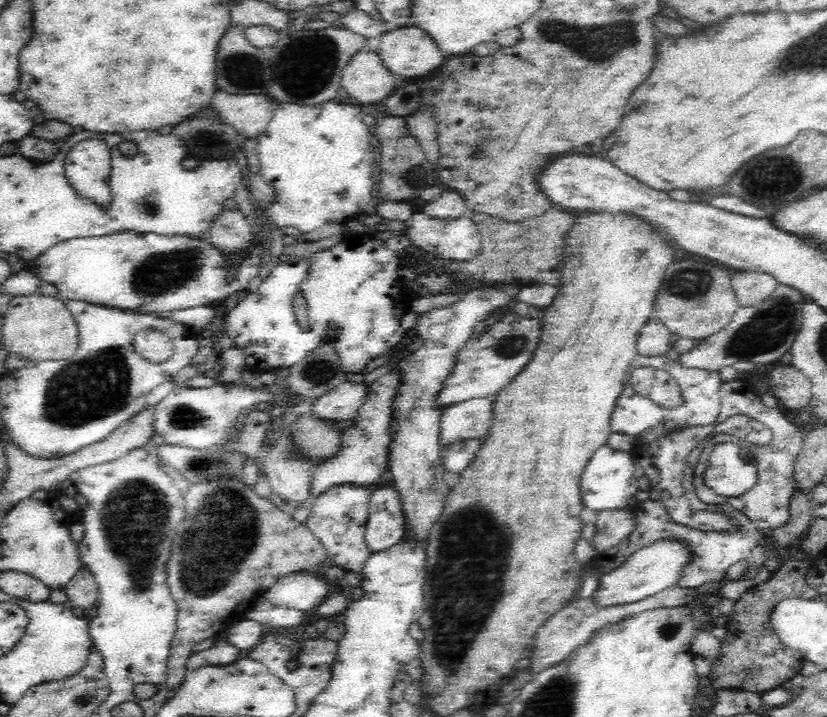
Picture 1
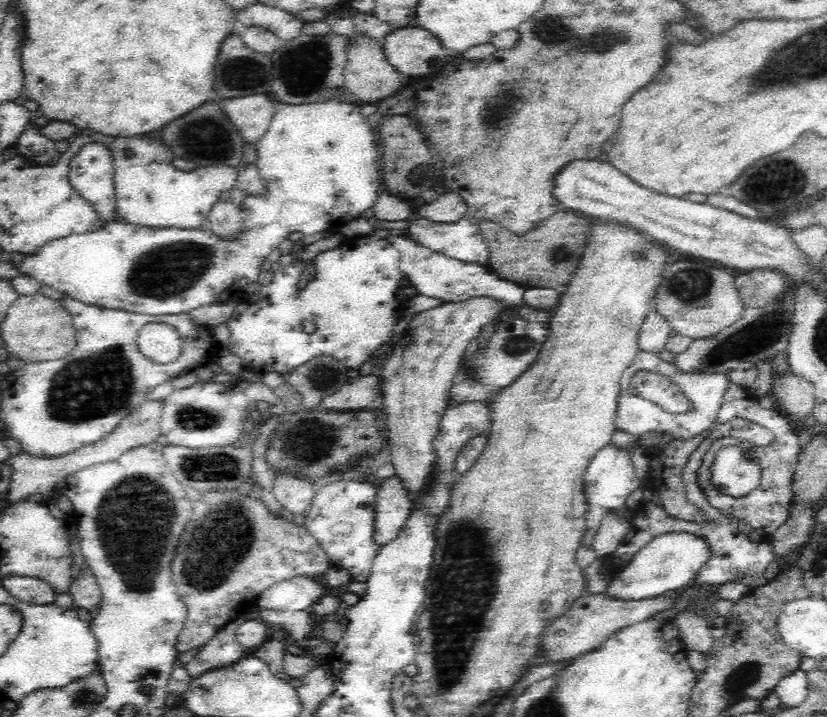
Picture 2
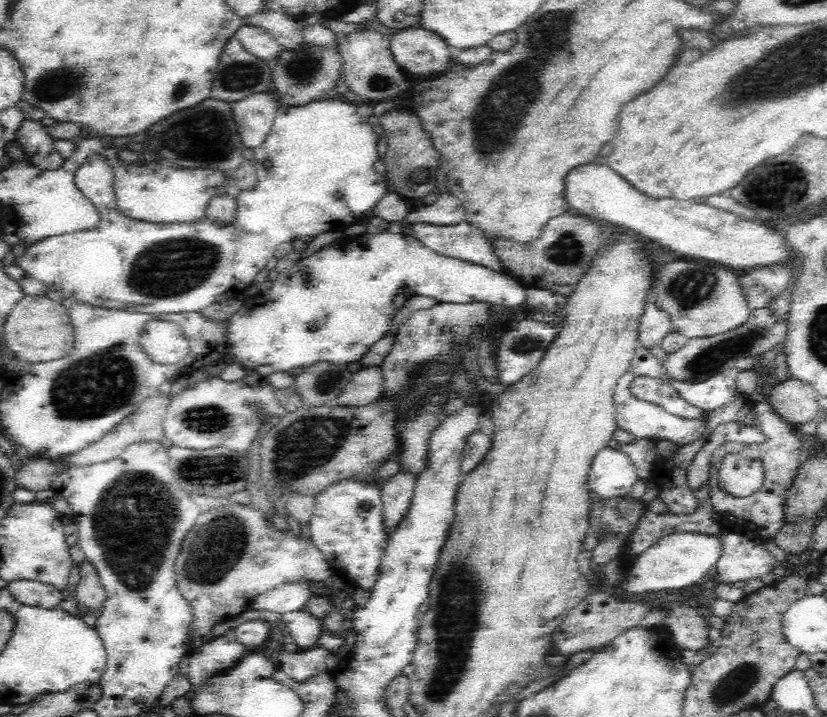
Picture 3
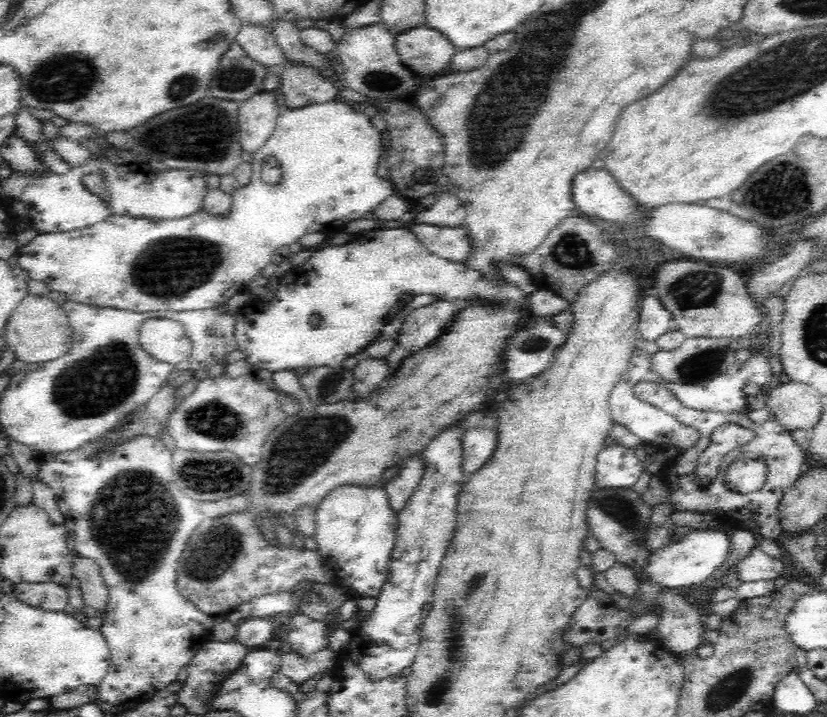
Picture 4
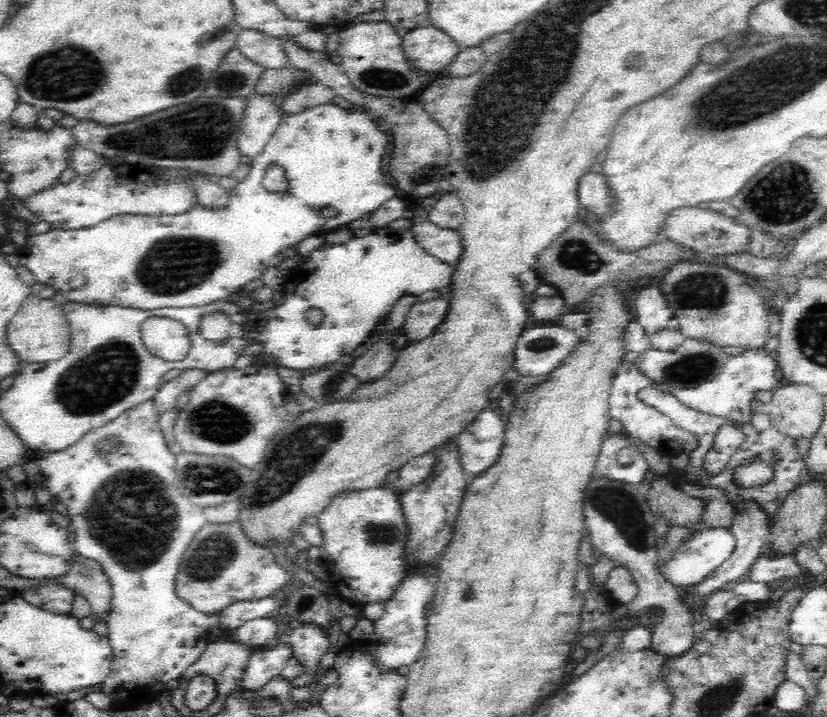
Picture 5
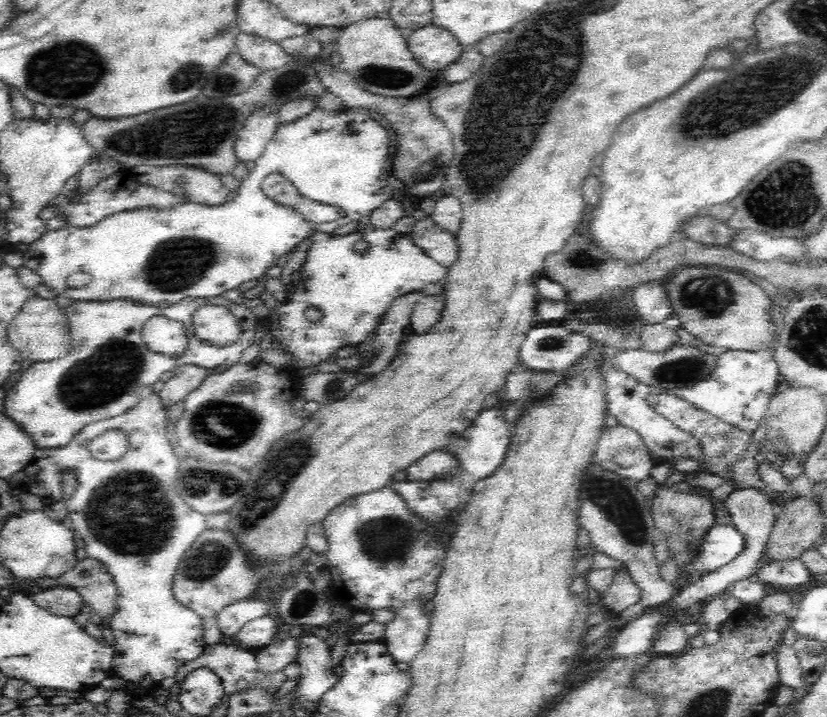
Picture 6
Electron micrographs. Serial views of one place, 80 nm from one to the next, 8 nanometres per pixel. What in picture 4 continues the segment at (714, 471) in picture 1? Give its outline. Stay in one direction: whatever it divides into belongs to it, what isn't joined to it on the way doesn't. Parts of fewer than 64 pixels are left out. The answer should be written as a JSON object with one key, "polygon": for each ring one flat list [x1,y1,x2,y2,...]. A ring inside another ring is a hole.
{"polygon":[[740,455,728,466,724,482,732,492,752,494,762,490,766,475,767,466,762,459,747,459]]}

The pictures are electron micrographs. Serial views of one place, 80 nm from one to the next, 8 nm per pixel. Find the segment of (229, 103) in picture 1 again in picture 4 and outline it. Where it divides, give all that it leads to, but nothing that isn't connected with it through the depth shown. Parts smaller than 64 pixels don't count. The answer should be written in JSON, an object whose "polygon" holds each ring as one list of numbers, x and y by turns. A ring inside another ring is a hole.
{"polygon":[[262,92,239,104,239,142,244,152,253,153,272,136,277,116,281,113,281,101,275,92]]}

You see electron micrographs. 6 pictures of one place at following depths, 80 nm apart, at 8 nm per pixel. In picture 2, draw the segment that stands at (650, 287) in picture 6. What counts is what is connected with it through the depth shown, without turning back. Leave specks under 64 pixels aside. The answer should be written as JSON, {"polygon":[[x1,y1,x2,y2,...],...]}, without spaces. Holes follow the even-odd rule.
{"polygon":[[652,310,639,334,639,351,660,354,667,346,668,338,673,334,673,330,669,326,669,323,665,320,665,317,661,317,655,310]]}

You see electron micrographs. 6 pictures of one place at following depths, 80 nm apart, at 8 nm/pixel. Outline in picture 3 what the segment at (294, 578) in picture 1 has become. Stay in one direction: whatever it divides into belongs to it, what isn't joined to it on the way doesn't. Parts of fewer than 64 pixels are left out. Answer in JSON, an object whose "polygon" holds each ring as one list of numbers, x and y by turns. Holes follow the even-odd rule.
{"polygon":[[296,580,296,582,279,584,255,596,253,601,254,610,271,611,278,614,284,612,303,611,311,602,314,595,314,588,306,580]]}

